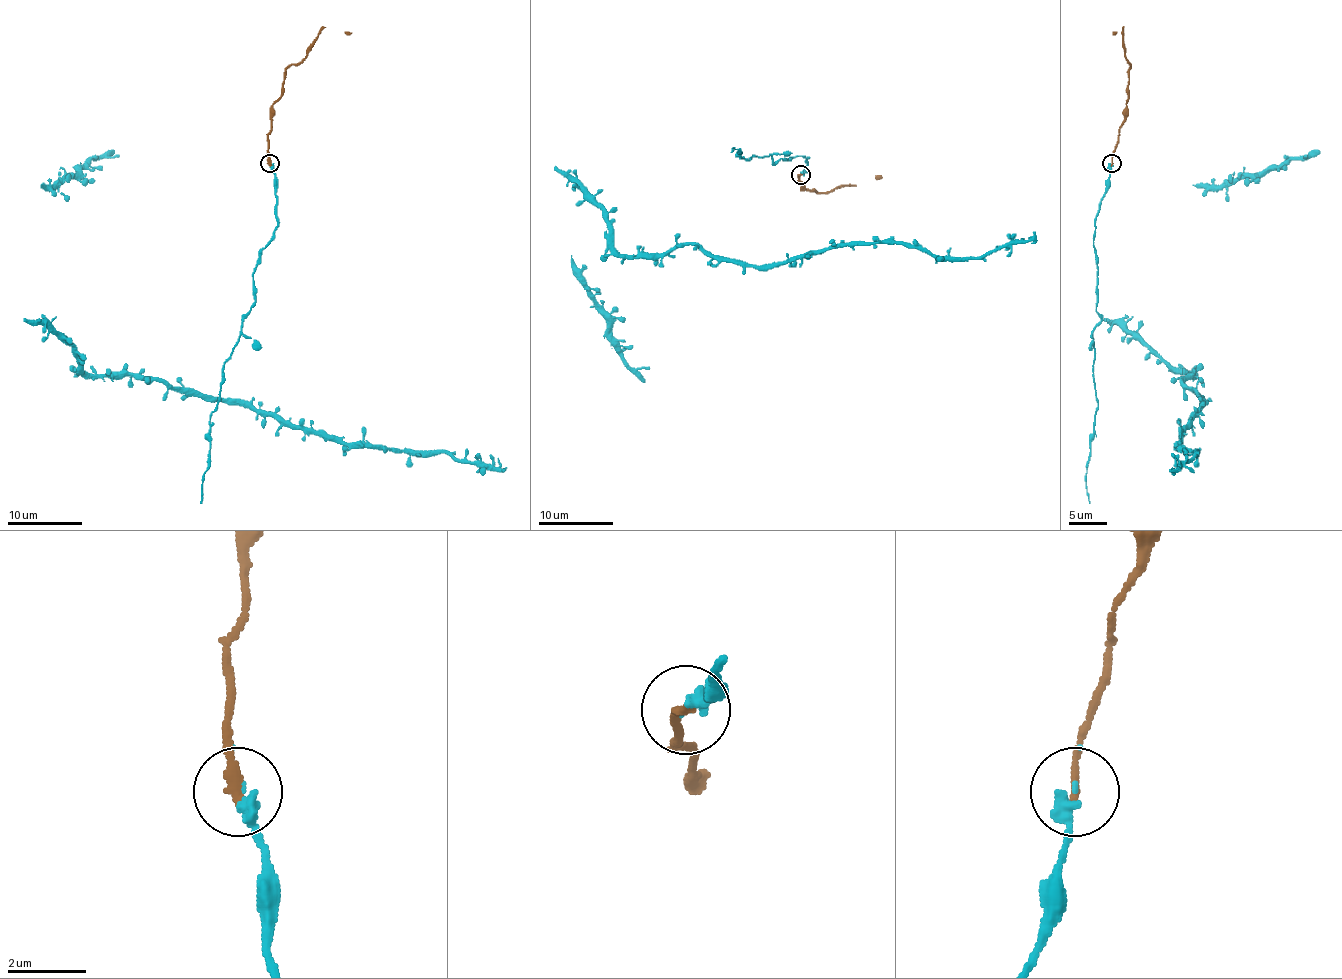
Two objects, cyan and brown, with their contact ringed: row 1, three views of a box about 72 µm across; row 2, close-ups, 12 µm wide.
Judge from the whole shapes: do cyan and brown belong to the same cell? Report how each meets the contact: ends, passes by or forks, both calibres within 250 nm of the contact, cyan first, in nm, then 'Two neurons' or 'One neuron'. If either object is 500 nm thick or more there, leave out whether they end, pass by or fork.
At the ring cyan ends. At the ring brown ends. Thickness 320 nm (cyan) against 240 nm. One neuron

